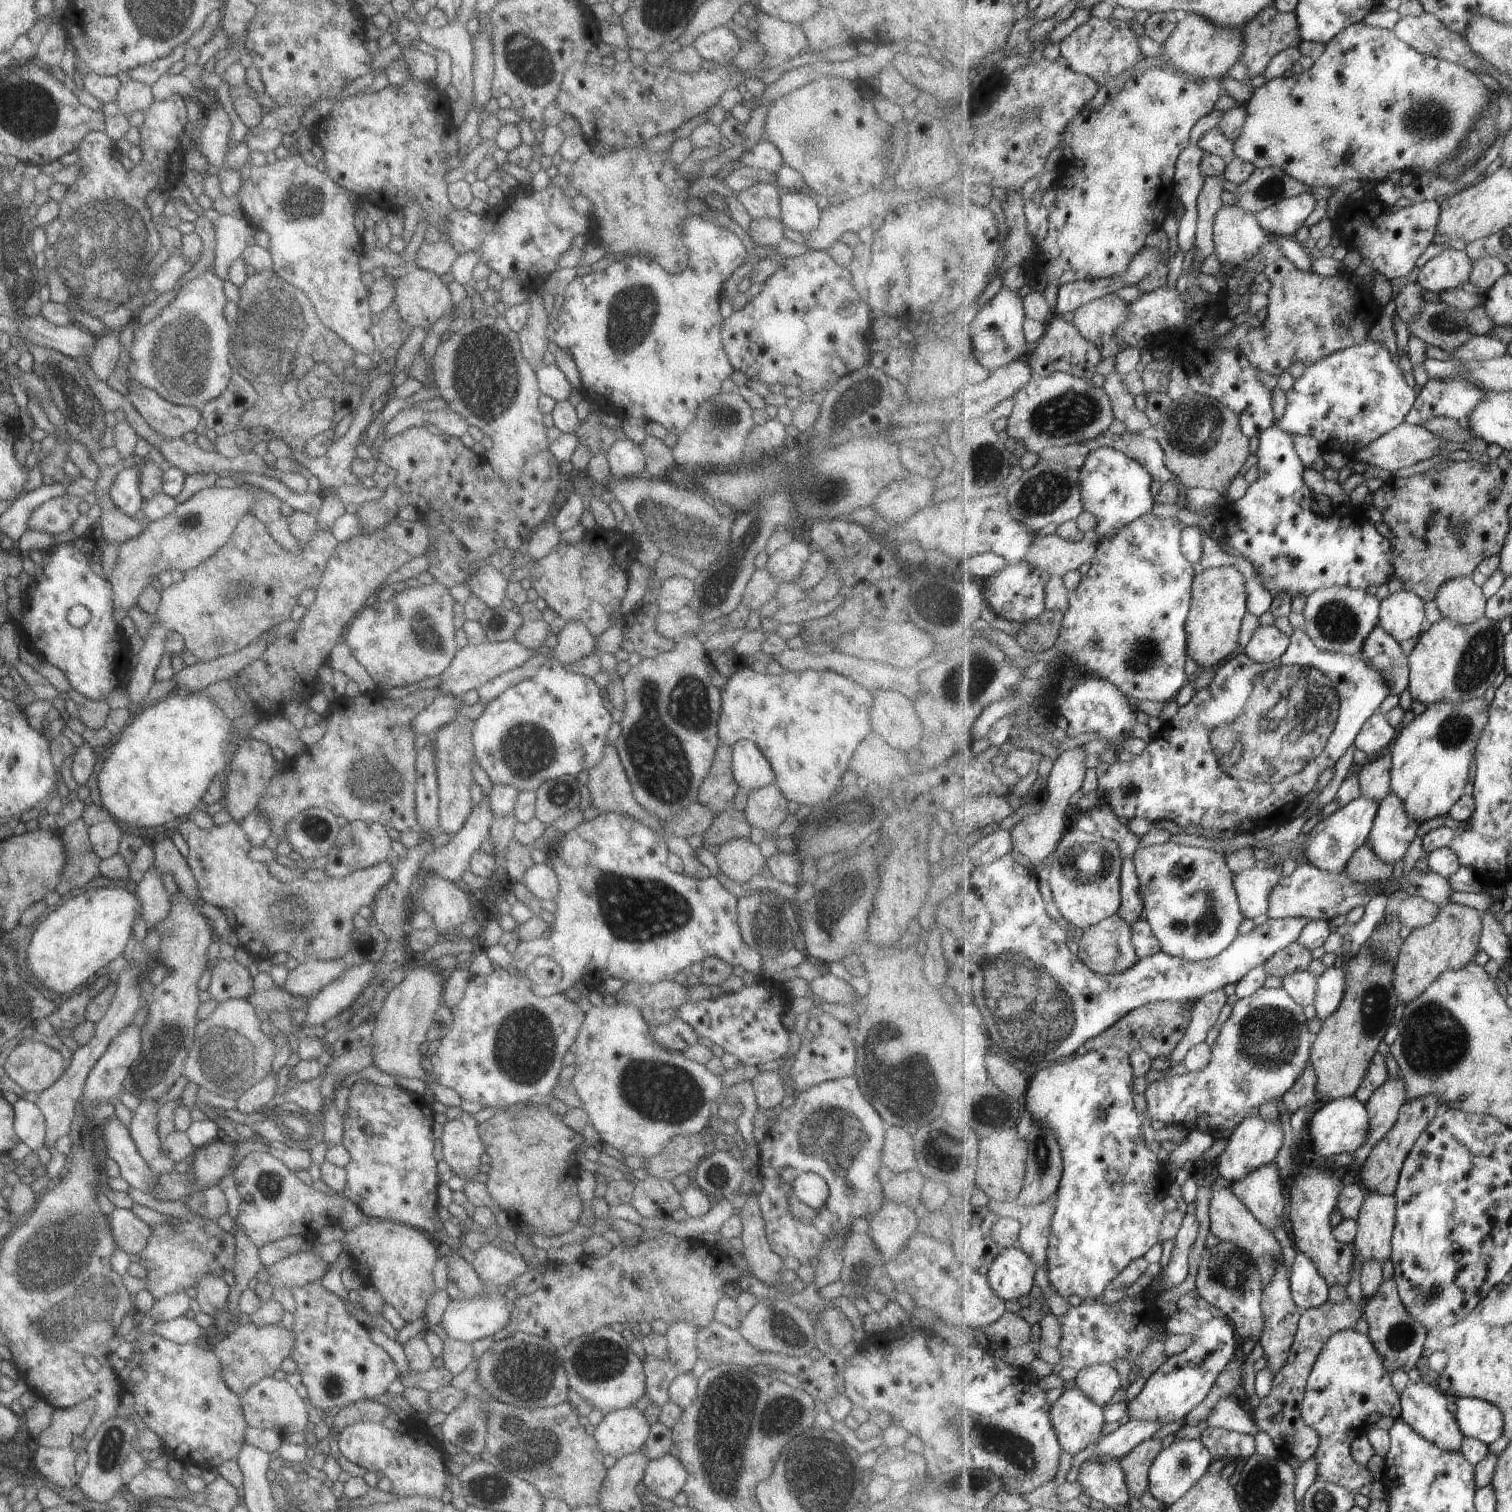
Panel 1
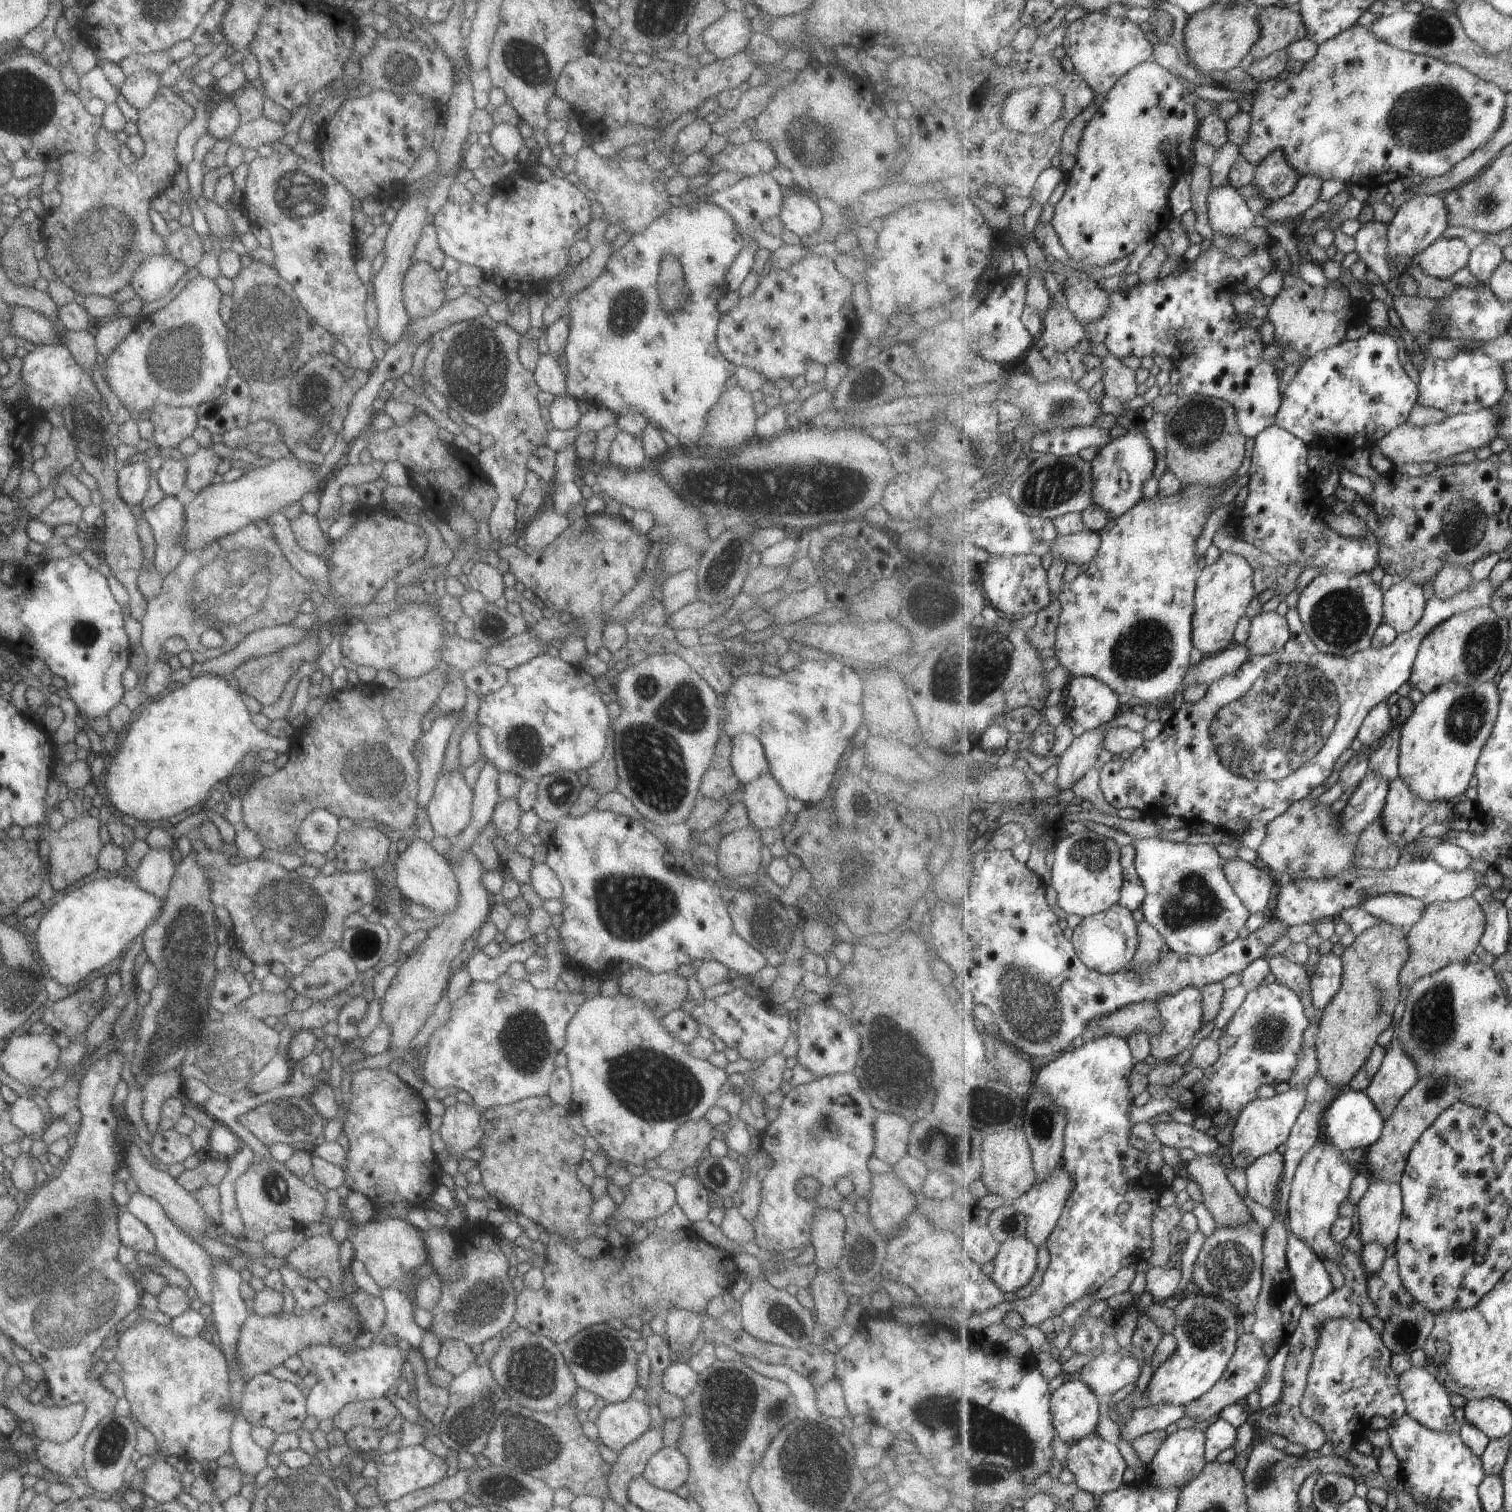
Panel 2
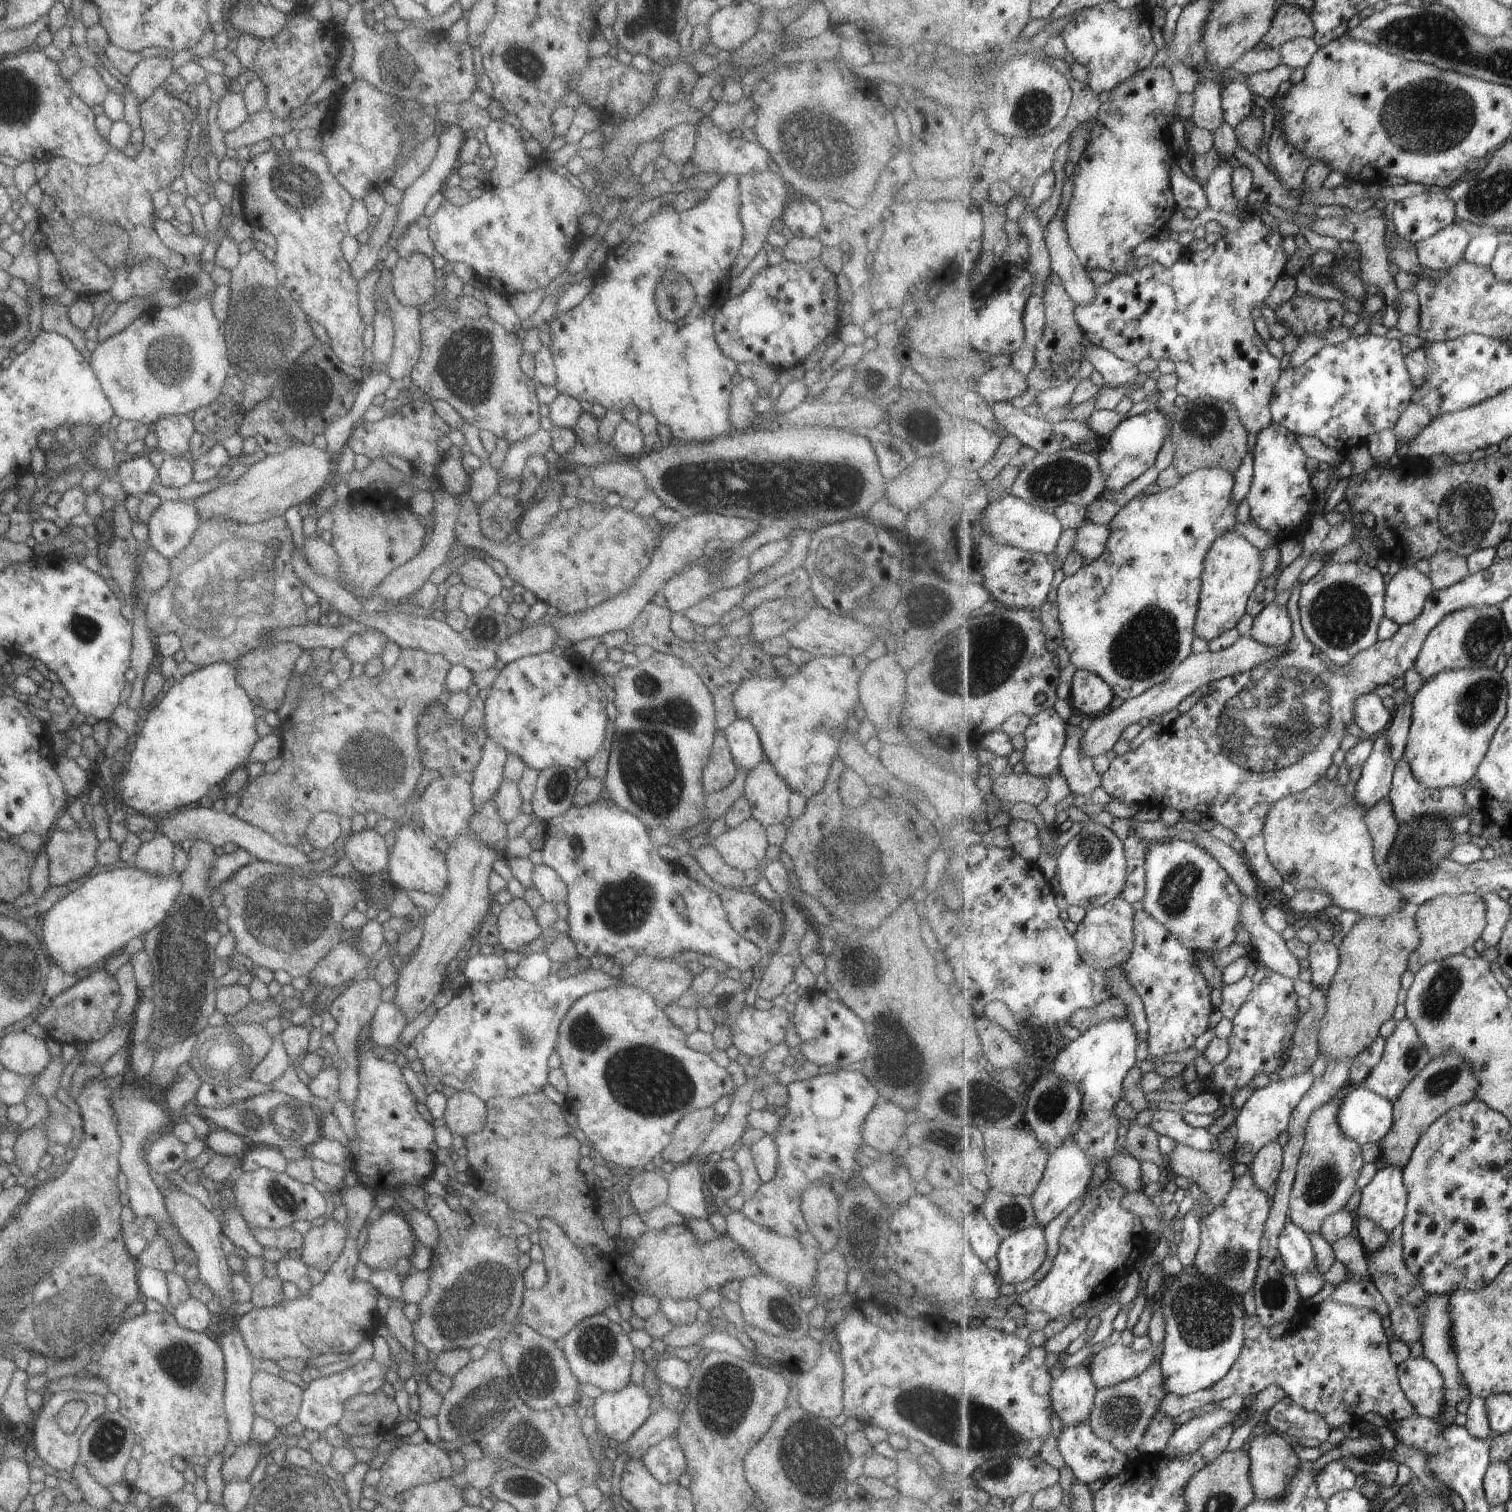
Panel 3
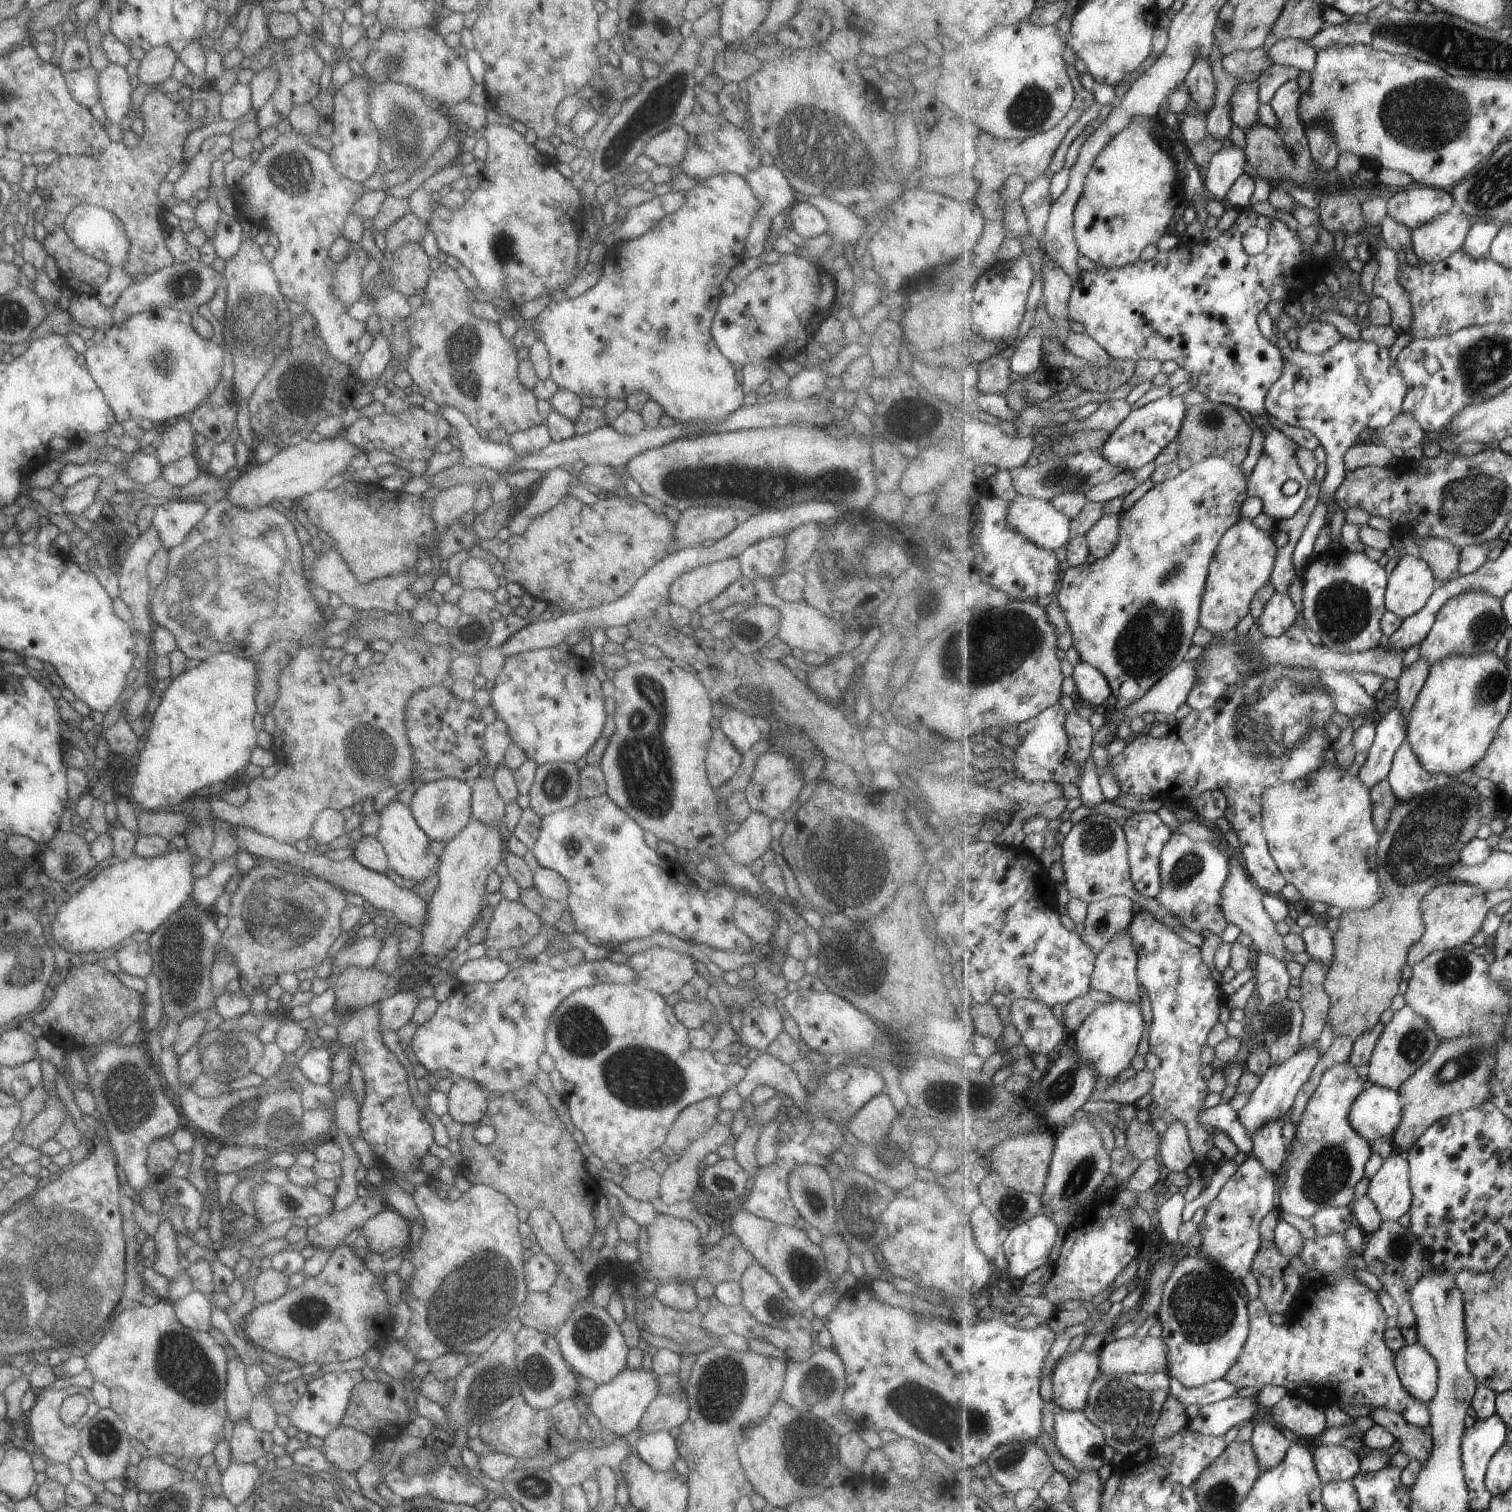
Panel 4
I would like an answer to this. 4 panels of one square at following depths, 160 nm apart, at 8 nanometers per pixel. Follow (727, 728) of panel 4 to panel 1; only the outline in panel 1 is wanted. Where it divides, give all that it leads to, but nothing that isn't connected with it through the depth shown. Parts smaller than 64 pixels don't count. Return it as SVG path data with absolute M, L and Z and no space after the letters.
M747 739L731 746L730 767L733 780L746 792L770 785L774 774L761 751Z

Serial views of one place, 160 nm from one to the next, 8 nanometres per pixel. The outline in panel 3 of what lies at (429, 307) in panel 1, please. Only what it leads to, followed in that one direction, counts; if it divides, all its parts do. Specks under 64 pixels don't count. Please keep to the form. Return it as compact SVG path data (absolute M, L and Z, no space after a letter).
M414 253L398 258L390 269L393 295L402 306L416 307L435 296L434 267L430 258Z

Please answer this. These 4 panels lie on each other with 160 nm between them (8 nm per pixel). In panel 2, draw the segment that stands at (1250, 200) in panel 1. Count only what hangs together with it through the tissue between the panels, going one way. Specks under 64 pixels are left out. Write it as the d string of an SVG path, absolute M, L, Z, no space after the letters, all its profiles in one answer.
M1277 150L1256 166L1256 176L1252 184L1261 188L1261 197L1268 203L1273 203L1291 195L1301 178L1301 174L1289 164L1285 152Z

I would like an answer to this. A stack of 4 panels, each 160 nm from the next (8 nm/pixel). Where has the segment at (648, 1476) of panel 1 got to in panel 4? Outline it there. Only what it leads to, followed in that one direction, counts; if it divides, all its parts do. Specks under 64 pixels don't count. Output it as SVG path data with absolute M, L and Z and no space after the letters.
M653 1430L641 1434L631 1448L638 1458L647 1464L651 1470L662 1472L673 1468L673 1463L679 1457L676 1452L676 1442L667 1430Z

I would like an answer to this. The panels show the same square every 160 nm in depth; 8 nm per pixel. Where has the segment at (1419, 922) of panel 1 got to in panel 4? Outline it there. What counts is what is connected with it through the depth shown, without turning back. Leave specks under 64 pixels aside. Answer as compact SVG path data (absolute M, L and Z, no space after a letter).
M1325 762L1305 778L1293 782L1278 781L1275 786L1267 786L1262 805L1264 836L1268 838L1273 859L1288 884L1301 893L1302 904L1319 902L1339 907L1342 911L1367 910L1381 900L1383 888L1377 872L1377 849L1382 833L1373 817L1372 792L1359 774L1351 776L1336 763Z

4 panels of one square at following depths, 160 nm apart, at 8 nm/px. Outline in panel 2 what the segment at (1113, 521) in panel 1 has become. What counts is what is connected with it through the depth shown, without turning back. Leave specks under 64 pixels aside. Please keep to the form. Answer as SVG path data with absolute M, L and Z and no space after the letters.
M1133 420L1127 434L1112 442L1099 451L1092 461L1093 478L1093 503L1103 508L1112 520L1127 514L1143 496L1143 486L1147 480L1153 478L1153 470L1156 470L1157 454L1146 430L1139 431L1143 427L1140 421Z

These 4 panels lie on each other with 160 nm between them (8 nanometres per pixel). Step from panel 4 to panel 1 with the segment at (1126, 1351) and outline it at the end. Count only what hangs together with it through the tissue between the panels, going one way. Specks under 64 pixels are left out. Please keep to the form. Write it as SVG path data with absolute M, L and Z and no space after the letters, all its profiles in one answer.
M1091 1365L1077 1372L1075 1384L1089 1398L1104 1407L1119 1392L1121 1376L1112 1366Z

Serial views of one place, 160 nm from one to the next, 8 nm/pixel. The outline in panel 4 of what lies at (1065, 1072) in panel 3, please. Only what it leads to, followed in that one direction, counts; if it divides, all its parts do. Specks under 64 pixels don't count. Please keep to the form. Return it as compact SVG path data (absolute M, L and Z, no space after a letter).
M1114 998L1110 1004L1101 1004L1093 1015L1090 1015L1079 1031L1072 1036L1077 1041L1077 1052L1083 1064L1089 1064L1099 1076L1099 1086L1114 1086L1123 1070L1132 1067L1137 1055L1137 1046L1143 1038L1145 1016L1139 1004L1123 1002Z

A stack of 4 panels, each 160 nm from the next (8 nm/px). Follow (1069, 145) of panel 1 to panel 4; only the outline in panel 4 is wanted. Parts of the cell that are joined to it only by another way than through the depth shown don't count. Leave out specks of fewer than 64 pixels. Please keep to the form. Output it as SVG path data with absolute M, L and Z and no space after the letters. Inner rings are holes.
M1152 118L1150 122L1149 130L1133 122L1117 134L1087 176L1085 192L1075 210L1074 232L1080 254L1096 265L1122 268L1137 262L1141 250L1166 236L1169 222L1187 199L1177 160L1169 154L1169 146L1182 136L1161 119ZM1156 135L1169 143L1167 147L1155 140Z

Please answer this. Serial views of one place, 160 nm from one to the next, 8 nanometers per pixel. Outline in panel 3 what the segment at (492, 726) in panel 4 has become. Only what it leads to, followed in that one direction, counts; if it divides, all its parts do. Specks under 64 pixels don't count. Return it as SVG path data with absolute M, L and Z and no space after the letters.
M487 736L480 748L479 761L472 770L473 780L470 788L474 810L495 795L495 790L502 780L502 767L506 757L506 751L497 746L493 738Z

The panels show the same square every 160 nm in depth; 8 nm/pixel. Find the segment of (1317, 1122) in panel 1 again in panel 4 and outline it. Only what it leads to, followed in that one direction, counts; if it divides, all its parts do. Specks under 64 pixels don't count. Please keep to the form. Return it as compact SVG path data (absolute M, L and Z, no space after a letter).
M1368 1083L1366 1090L1355 1100L1349 1120L1353 1128L1357 1130L1368 1142L1373 1143L1383 1136L1391 1138L1400 1128L1404 1112L1403 1096L1397 1090Z

